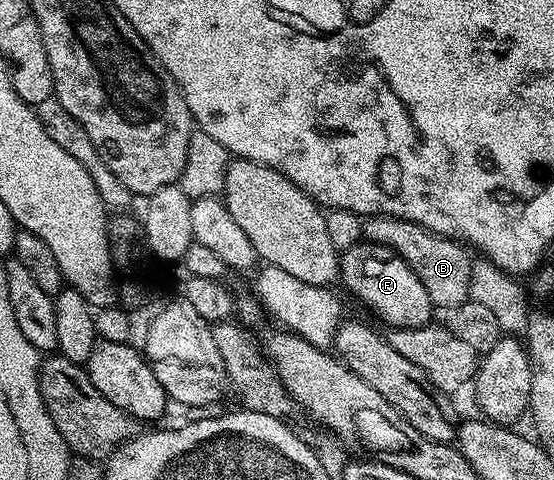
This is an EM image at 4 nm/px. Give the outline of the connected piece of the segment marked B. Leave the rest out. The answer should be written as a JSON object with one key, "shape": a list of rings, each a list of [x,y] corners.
{"shape":[[[381,215],[363,220],[362,235],[365,240],[388,246],[395,257],[402,257],[404,263],[408,263],[408,267],[416,271],[420,283],[424,283],[424,291],[428,291],[430,303],[435,310],[453,311],[469,298],[472,257],[462,242],[453,241],[450,237],[441,237],[440,234],[428,231],[408,219]]]}

